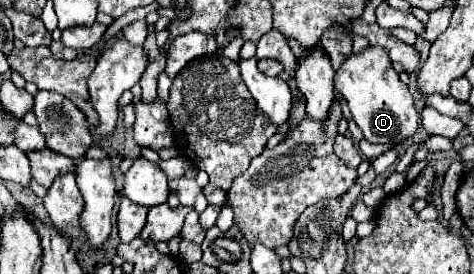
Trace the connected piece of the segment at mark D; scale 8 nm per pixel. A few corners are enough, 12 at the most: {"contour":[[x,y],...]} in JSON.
{"contour":[[381,47],[349,55],[335,89],[369,143],[419,129],[409,87]]}

